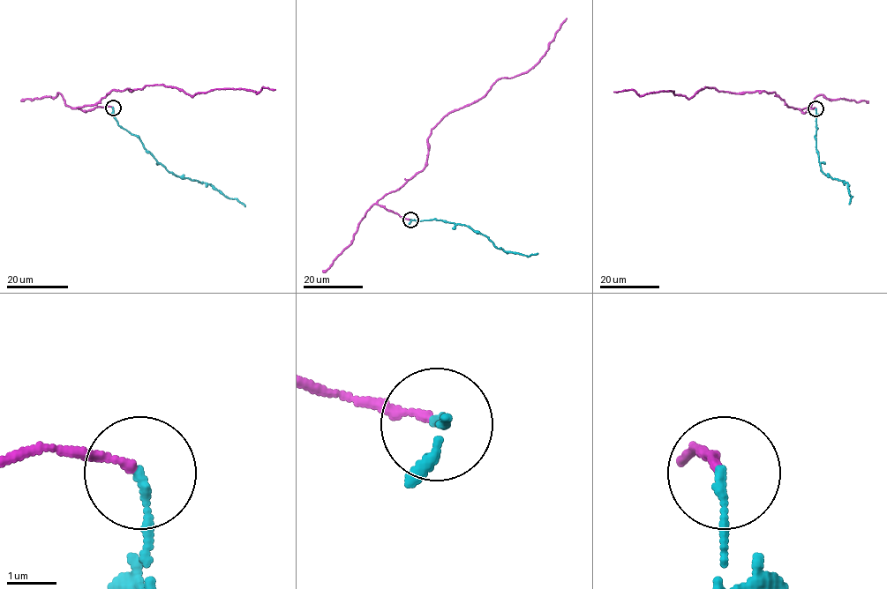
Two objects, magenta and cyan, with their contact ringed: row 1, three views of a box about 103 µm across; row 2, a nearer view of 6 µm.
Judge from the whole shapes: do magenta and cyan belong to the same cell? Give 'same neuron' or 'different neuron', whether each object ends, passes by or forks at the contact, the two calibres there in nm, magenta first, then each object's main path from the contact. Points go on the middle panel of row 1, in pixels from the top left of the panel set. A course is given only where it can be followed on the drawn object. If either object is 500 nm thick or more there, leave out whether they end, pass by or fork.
same neuron; magenta ends; cyan ends; calibres 180 and 170 nm; course magenta (410, 219), (376, 202), (423, 169), (431, 130), (445, 115), (477, 101), (497, 80), (529, 70), (567, 18); course cyan (410, 219), (435, 219), (467, 226), (484, 234), (497, 248), (505, 251), (529, 256), (537, 253)

